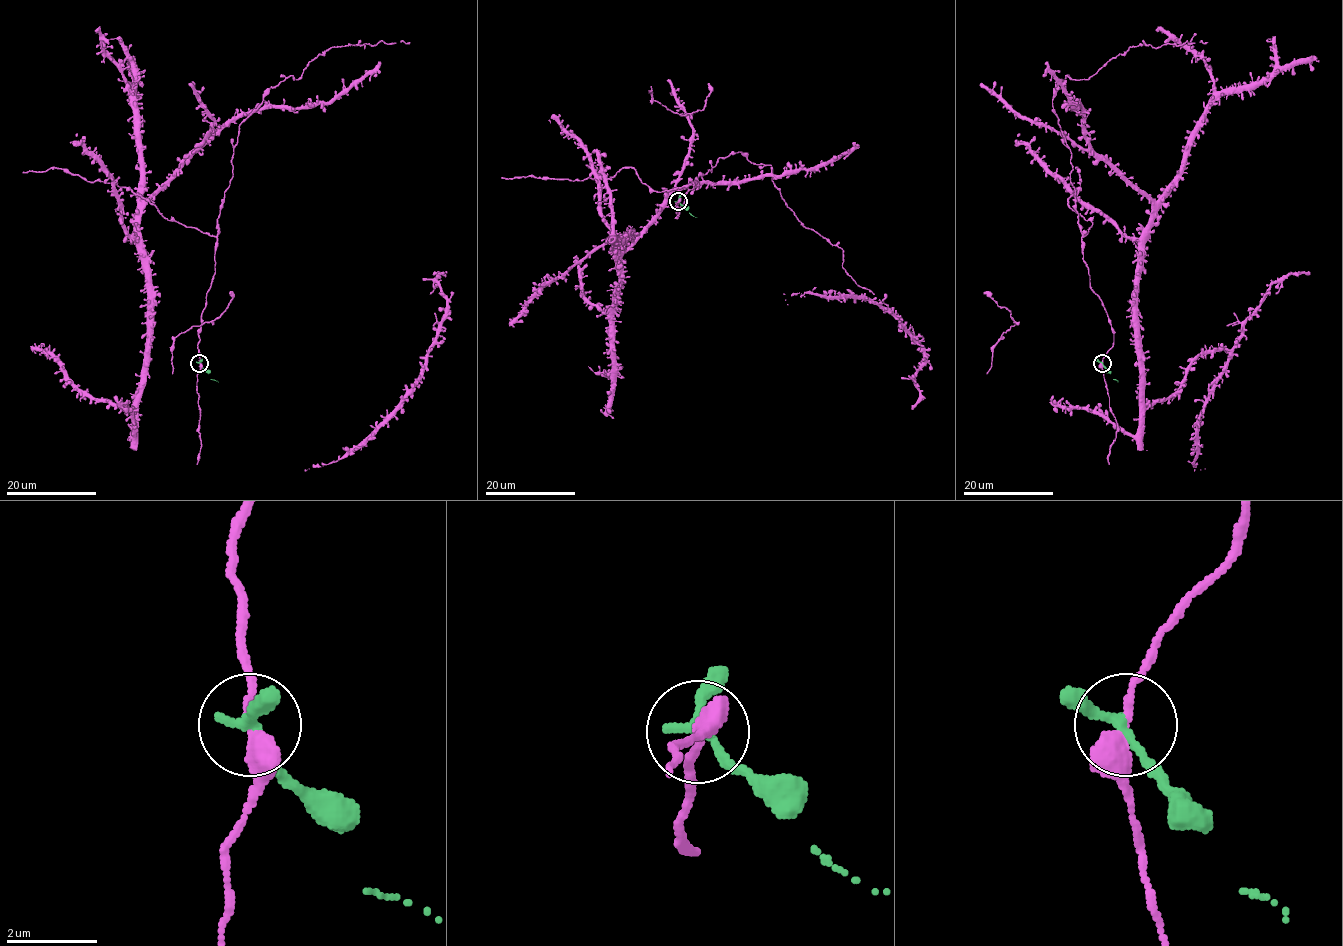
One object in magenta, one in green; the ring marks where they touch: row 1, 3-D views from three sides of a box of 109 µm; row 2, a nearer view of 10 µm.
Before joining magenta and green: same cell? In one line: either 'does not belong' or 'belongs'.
belongs

